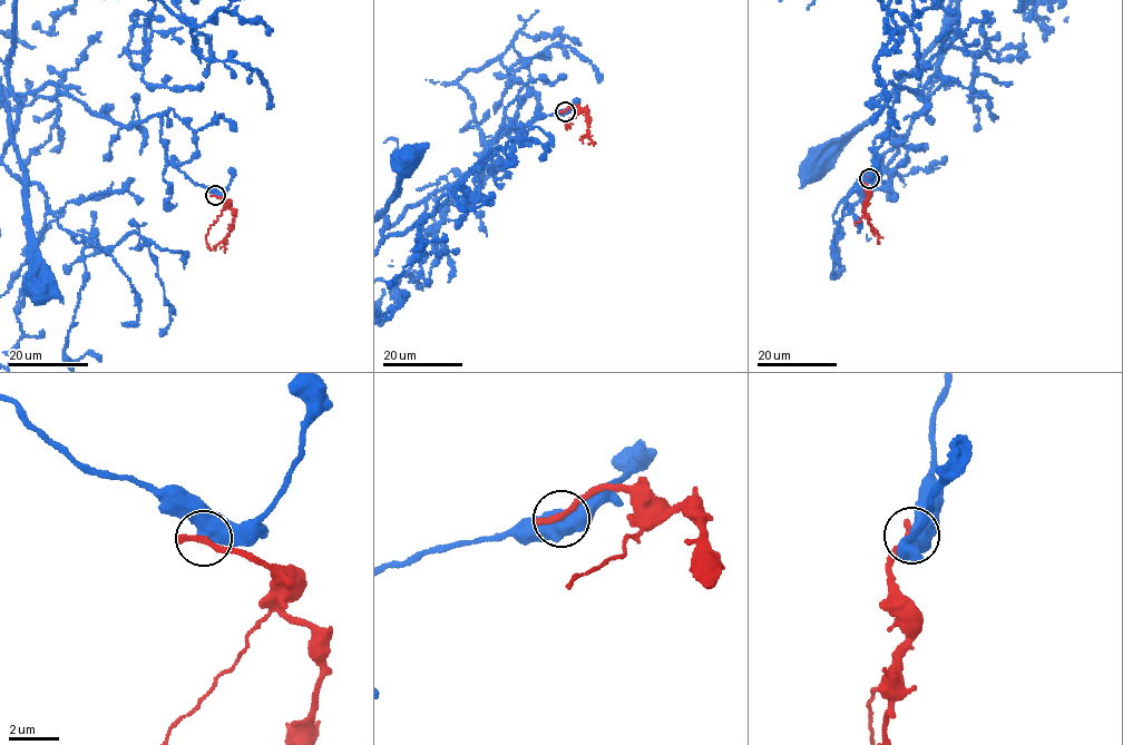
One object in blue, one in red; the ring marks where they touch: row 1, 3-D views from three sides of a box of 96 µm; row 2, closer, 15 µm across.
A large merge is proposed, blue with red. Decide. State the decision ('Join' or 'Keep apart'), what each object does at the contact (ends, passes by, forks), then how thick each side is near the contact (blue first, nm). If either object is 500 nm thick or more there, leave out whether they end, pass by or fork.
Keep apart. Thickness 600 nm (blue) against 320 nm

